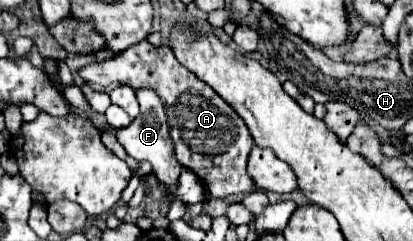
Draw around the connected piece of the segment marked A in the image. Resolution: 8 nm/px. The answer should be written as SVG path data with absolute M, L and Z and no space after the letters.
M143 40L129 46L123 54L81 68L79 76L97 86L129 84L135 90L155 90L171 122L171 138L175 142L175 156L179 164L191 168L203 180L211 196L227 198L255 188L253 178L247 174L247 158L253 148L253 136L247 124L209 84L201 82L201 78L183 66L171 48L153 46Z

